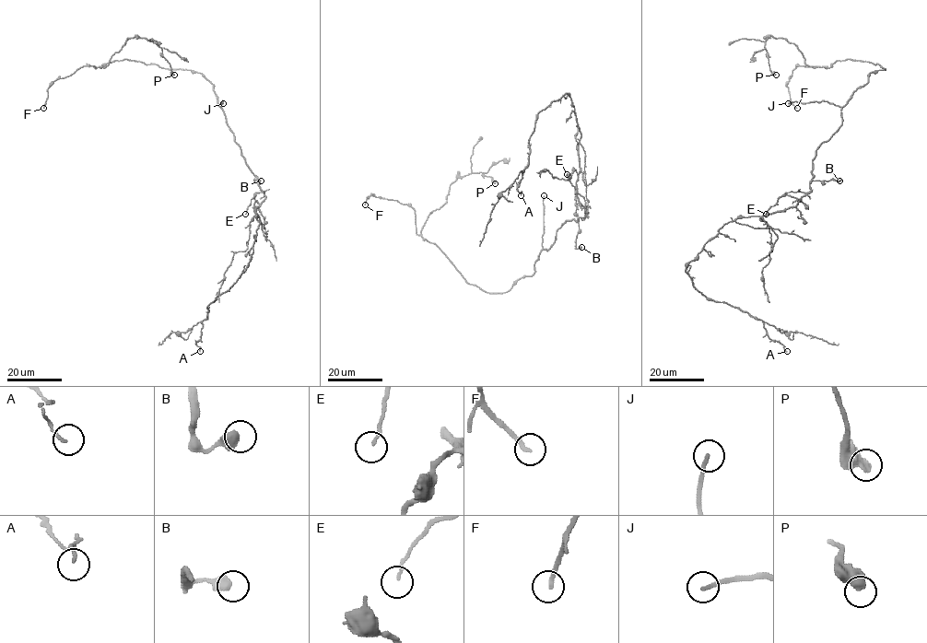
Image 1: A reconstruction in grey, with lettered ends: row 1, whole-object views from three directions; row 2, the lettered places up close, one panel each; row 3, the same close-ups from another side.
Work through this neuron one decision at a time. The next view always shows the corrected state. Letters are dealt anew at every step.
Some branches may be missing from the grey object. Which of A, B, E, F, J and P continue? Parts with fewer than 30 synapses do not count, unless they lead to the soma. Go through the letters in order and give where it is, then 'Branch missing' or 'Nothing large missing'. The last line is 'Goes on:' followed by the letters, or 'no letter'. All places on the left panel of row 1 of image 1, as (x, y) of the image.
A: Place: (200, 351). Nothing large missing
B: Place: (261, 181). Nothing large missing
E: Place: (245, 214). Nothing large missing
F: Place: (43, 108). Nothing large missing
J: Place: (223, 103). Branch missing
P: Place: (174, 75). Nothing large missing
Goes on: J

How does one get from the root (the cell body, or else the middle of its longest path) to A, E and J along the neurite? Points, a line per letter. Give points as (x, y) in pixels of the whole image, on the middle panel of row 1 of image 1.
A: (567, 220), (583, 219), (586, 209), (576, 190), (580, 133), (566, 93), (536, 117), (517, 188), (521, 195)
E: (567, 220), (583, 219), (585, 215), (585, 200), (576, 192), (567, 174)
J: (567, 220), (557, 230), (552, 245), (547, 250), (544, 249), (544, 195)

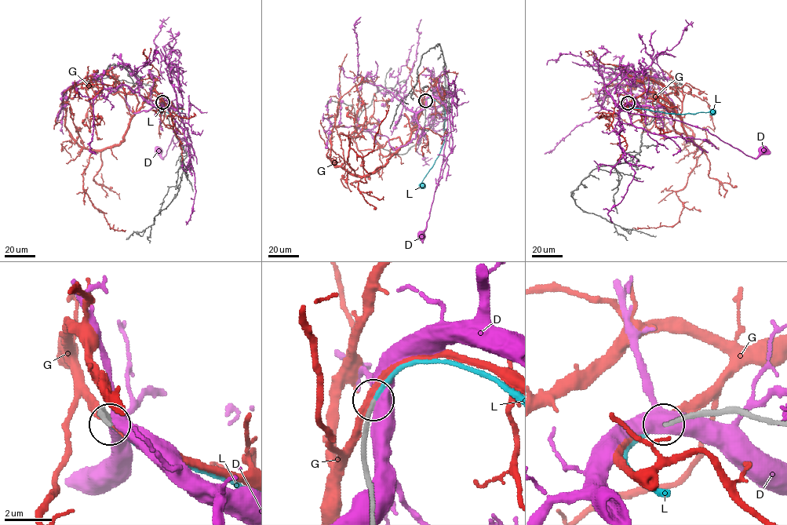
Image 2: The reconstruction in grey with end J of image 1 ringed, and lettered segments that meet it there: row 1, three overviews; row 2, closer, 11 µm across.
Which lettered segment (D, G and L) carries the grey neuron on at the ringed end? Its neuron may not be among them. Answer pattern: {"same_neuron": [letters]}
{"same_neuron": ["L"]}

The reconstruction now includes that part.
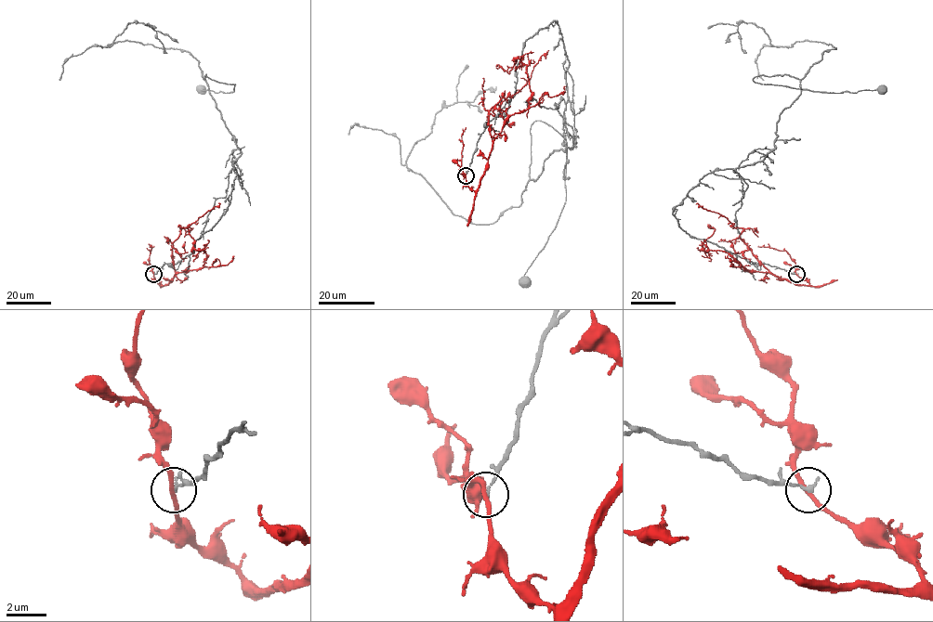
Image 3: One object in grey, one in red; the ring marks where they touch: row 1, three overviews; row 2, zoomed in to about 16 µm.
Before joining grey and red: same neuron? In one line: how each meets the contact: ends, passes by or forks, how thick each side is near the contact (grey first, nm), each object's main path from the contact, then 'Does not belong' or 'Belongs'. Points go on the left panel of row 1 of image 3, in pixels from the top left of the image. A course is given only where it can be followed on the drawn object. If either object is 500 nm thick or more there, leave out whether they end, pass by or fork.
At the ring grey ends. At the ring red passes by. Thickness 190 nm (grey) against 200 nm. Course of grey: (153, 275), (193, 252), (231, 198), (241, 149), (204, 76), (235, 84), (227, 93), (202, 89). Course of red: (153, 275), (166, 285), (177, 273), (204, 265), (204, 252), (194, 249), (187, 228), (177, 226). Does not belong

